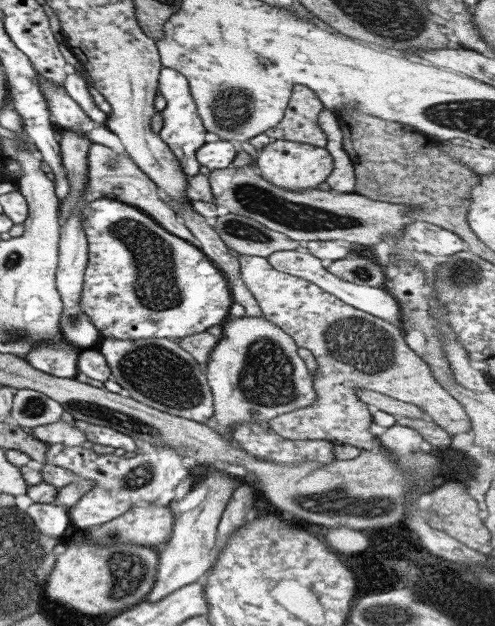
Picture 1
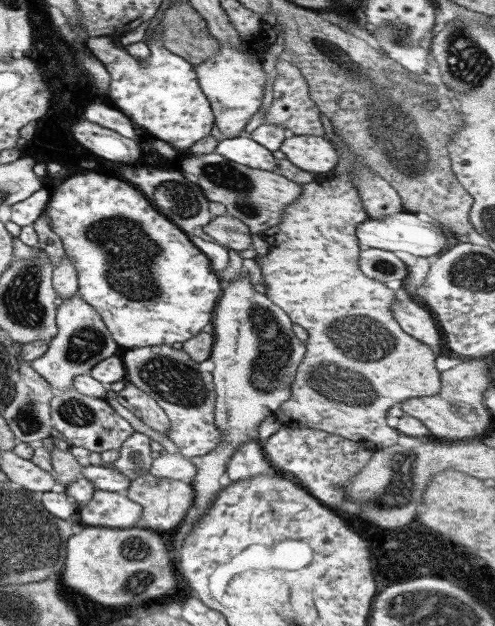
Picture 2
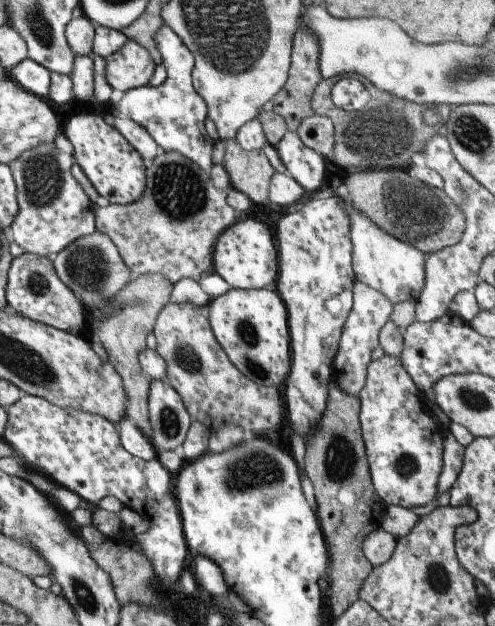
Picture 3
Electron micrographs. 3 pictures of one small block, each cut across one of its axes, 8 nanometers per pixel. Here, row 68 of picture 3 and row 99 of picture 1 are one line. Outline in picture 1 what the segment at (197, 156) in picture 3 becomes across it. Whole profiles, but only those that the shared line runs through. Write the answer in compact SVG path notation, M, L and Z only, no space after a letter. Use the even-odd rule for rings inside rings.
M160 67L158 86L161 96L164 96L165 106L159 111L162 118L162 127L157 134L170 148L182 168L183 174L188 178L198 173L200 164L196 159L196 150L206 143L203 137L206 130L198 117L187 79L183 75L172 68Z

